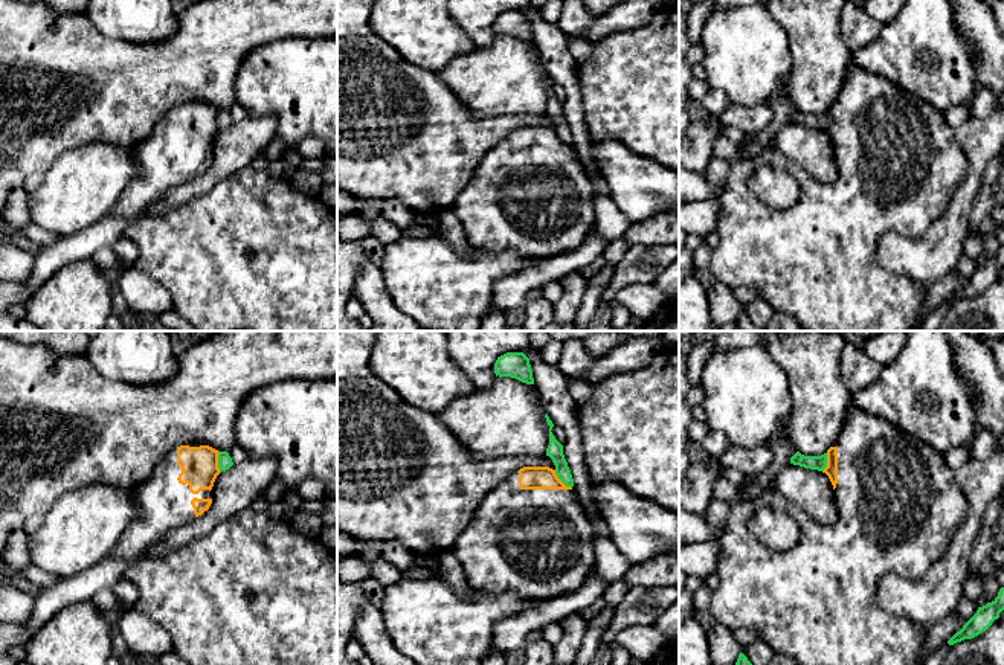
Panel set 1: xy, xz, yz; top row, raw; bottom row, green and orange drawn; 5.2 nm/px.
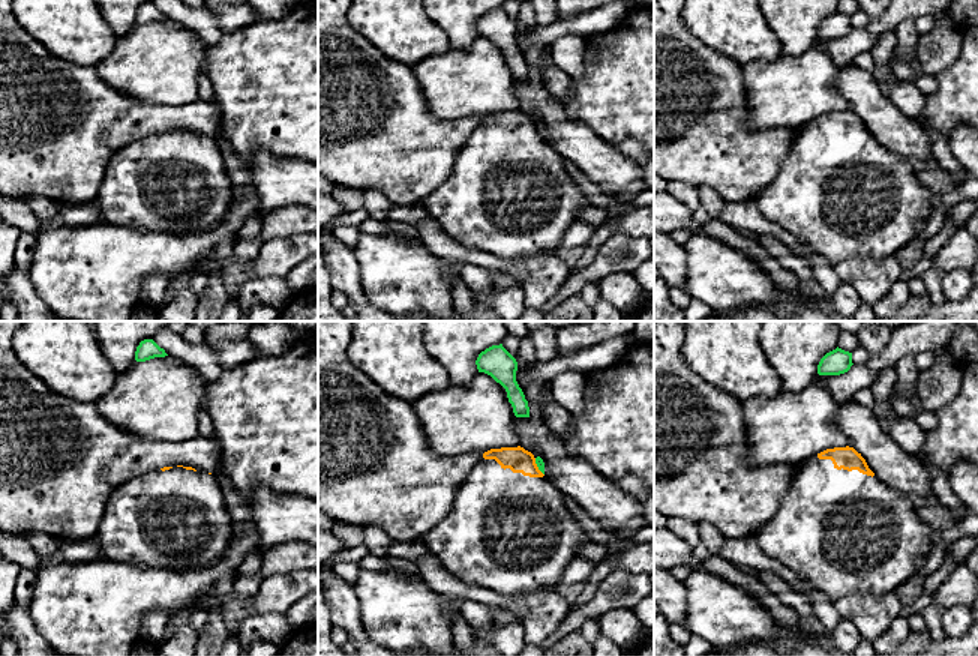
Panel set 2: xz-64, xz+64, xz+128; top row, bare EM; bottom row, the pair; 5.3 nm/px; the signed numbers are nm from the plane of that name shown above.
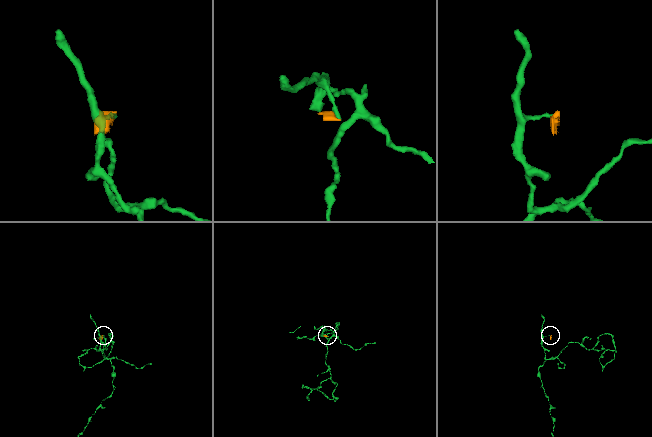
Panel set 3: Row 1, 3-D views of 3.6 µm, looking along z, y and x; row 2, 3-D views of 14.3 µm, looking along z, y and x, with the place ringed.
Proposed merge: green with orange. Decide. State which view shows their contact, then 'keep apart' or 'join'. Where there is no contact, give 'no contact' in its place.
contact in xz; keep apart

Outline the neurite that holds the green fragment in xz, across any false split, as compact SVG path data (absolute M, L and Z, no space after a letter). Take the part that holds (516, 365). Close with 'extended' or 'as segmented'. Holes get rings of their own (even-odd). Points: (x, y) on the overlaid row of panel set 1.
M507 352L494 363L496 377L511 377L526 384L534 384L529 358L523 352Z | as segmented

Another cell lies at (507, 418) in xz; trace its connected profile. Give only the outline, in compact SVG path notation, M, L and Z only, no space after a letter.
M496 377L487 389L450 403L438 416L475 459L545 456L546 407L536 384Z

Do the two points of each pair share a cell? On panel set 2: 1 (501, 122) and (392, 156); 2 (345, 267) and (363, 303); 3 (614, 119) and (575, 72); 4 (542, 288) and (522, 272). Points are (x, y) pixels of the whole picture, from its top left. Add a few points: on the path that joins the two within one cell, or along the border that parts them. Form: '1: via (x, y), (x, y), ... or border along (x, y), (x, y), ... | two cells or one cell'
1: border along (483, 117), (456, 153), (455, 162) | two cells
2: via (345, 276), (356, 294) | one cell
3: border along (585, 44), (584, 74), (572, 80) | two cells
4: via (537, 284), (527, 273) | one cell

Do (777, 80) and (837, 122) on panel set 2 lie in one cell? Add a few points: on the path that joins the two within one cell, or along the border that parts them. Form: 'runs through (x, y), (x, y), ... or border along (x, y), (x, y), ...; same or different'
border along (848, 108), (827, 111), (801, 126); different

